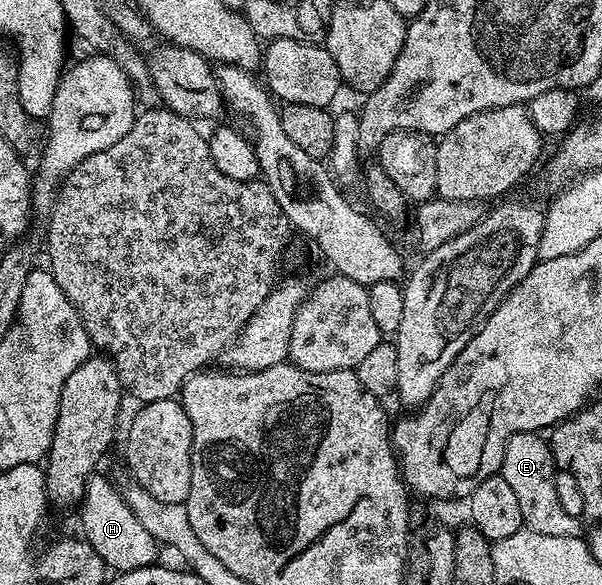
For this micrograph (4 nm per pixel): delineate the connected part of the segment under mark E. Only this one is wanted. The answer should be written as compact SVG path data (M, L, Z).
M541 432L517 433L508 439L500 476L516 495L520 503L520 515L525 528L540 535L560 535L561 537L582 537L584 521L581 516L573 517L562 506L558 489L554 486L554 453L550 450L549 440Z

